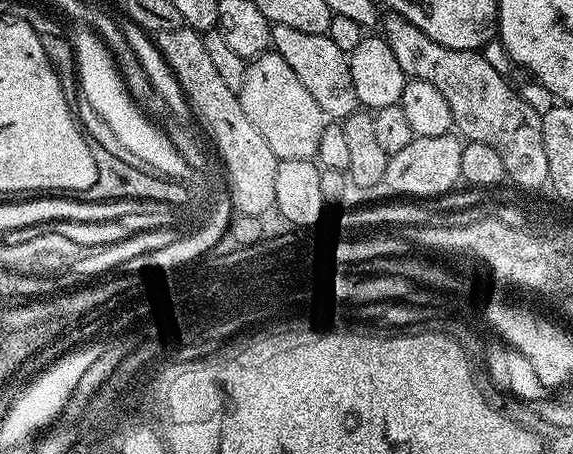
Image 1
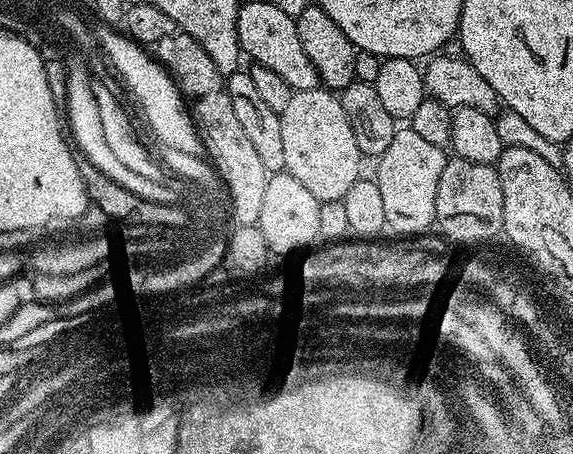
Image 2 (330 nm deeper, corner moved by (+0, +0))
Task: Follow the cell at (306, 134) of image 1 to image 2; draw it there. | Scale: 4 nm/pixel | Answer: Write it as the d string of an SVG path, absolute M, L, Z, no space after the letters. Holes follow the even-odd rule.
M323 86L293 92L286 110L279 113L286 157L284 171L298 178L298 182L302 182L302 186L306 186L306 190L310 190L310 194L322 202L343 200L346 190L361 179L362 157L358 142L354 142L354 130L350 130L346 110L342 110L339 95Z

